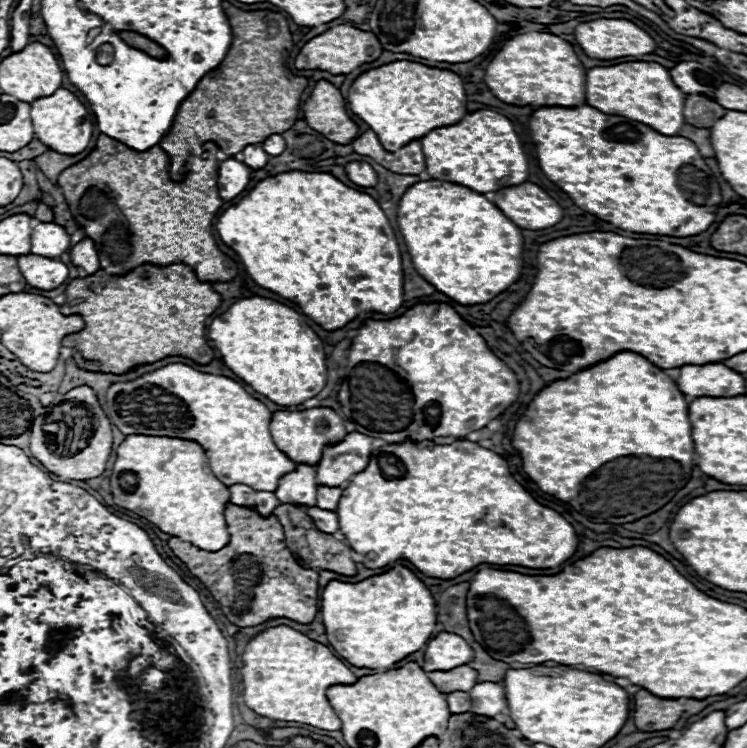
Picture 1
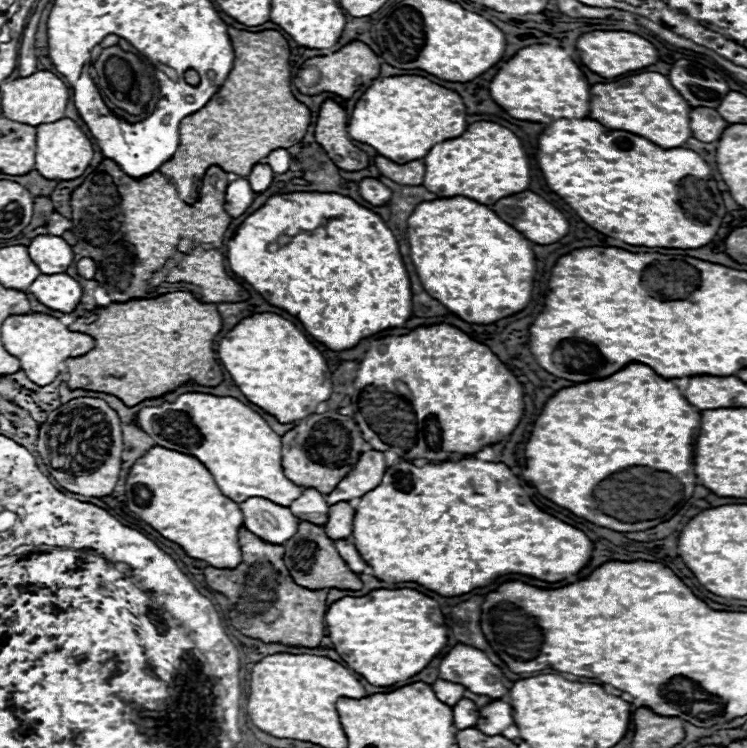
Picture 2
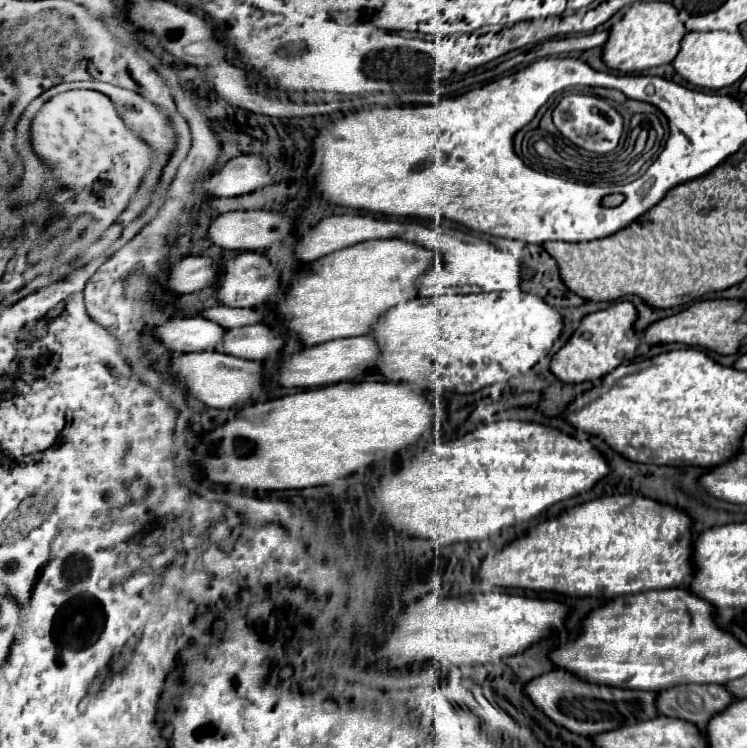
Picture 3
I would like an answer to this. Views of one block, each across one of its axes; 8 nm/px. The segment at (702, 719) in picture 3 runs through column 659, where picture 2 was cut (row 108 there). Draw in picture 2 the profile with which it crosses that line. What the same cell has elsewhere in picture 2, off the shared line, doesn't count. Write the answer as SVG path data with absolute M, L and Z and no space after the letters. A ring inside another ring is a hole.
M692 108L690 112L692 136L700 142L716 142L728 128L728 122L714 108Z

